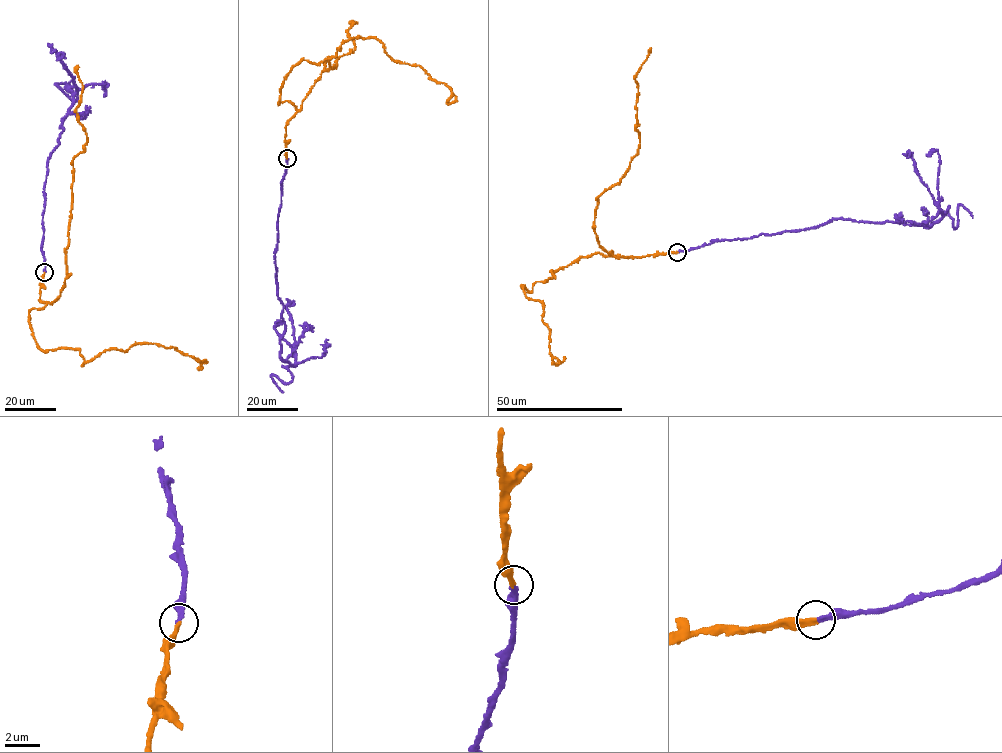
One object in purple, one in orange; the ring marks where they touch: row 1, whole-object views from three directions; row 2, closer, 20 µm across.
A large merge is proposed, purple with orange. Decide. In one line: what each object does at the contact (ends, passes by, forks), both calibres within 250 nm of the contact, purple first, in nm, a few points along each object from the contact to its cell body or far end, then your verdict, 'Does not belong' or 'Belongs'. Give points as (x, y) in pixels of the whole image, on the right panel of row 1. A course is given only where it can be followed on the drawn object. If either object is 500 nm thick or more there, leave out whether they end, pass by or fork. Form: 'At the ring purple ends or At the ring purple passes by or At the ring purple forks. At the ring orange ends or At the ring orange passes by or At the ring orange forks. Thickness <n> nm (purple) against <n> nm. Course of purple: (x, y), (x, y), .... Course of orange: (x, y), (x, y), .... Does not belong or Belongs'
At the ring purple ends. At the ring orange ends. Thickness 280 nm (purple) against 280 nm. Course of purple: (677, 252), (837, 219), (927, 226), (944, 212), (940, 158), (937, 151), (927, 156). Course of orange: (677, 252), (594, 253), (532, 292), (522, 286), (543, 303), (549, 352), (565, 356). Belongs

